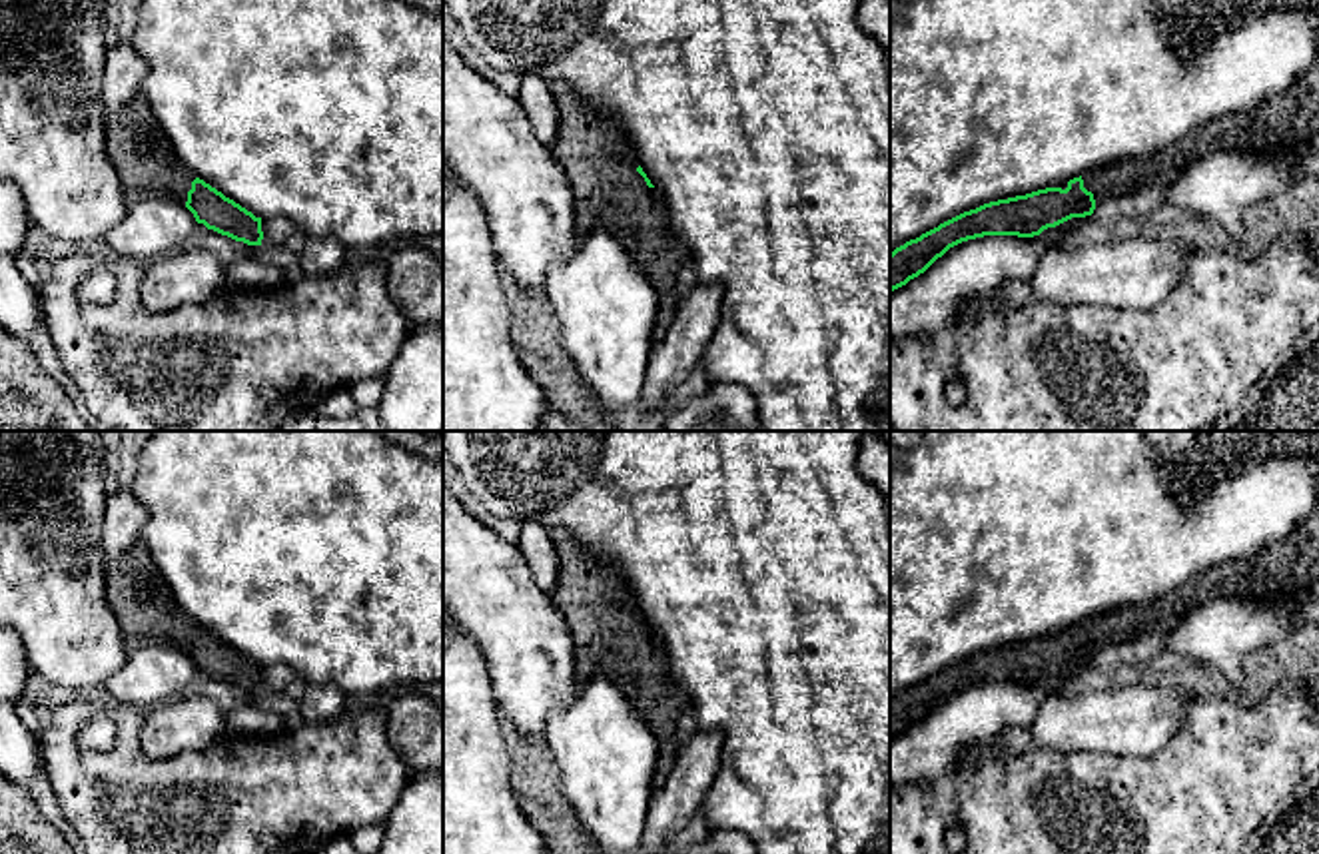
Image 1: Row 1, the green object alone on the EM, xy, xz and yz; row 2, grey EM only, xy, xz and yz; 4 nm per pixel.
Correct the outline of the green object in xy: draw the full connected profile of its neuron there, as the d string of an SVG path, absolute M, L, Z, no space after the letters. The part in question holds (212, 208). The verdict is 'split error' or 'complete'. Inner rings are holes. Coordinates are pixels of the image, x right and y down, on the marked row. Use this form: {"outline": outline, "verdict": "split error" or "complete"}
{"outline": "M138 92L128 108L104 124L106 154L130 198L160 194L184 204L208 229L247 245L261 245L261 217L225 198L186 168Z", "verdict": "split error"}

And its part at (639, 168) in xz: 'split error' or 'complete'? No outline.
split error

